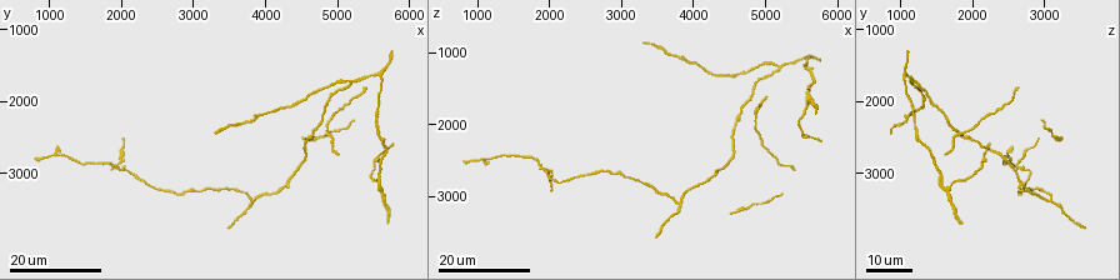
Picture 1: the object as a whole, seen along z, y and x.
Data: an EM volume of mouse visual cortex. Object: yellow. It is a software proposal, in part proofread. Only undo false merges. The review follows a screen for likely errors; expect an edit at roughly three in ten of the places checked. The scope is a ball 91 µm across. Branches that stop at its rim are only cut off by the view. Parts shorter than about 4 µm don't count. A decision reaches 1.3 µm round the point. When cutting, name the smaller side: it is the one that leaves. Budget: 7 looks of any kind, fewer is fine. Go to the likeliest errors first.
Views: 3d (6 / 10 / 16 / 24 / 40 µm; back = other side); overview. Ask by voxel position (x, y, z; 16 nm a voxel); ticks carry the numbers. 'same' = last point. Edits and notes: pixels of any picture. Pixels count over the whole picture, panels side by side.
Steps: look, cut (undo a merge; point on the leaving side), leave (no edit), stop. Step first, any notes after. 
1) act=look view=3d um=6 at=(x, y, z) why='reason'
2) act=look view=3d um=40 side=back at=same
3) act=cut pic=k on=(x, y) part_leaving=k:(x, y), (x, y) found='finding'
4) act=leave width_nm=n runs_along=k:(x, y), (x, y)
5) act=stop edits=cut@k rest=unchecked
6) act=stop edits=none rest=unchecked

act=look view=3d um=24 at=(1950, 2900, 2650) why='looks like a crossing'

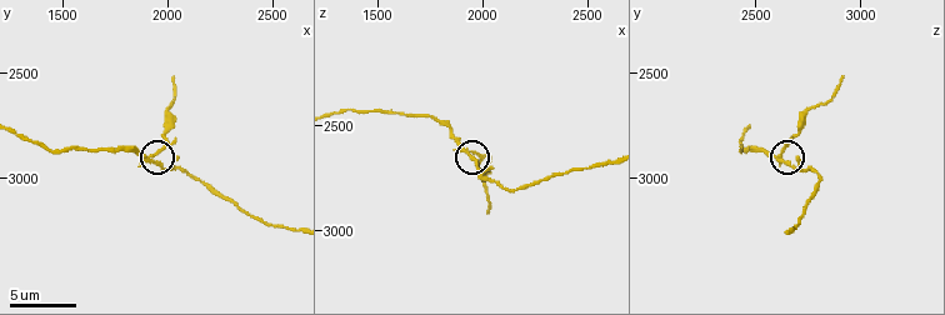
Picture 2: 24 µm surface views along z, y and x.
act=look view=3d um=10 at=(1940, 2880, 2620)

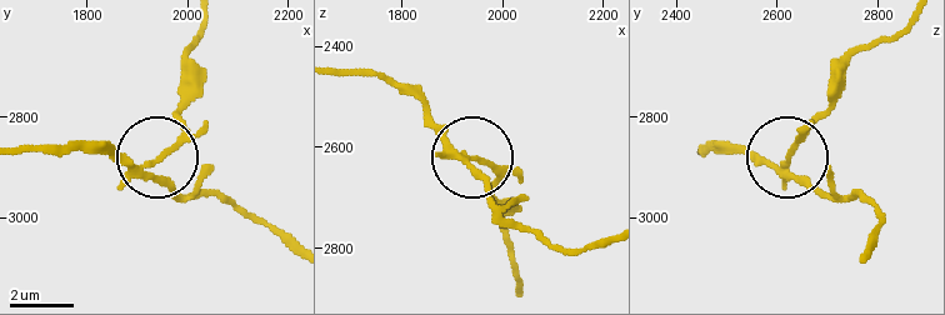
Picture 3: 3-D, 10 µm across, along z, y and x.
act=cut pic=3 on=(178, 149) side_arm_um=9 found='a second neuron is stuck on'

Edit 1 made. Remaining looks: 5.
act=look view=overview

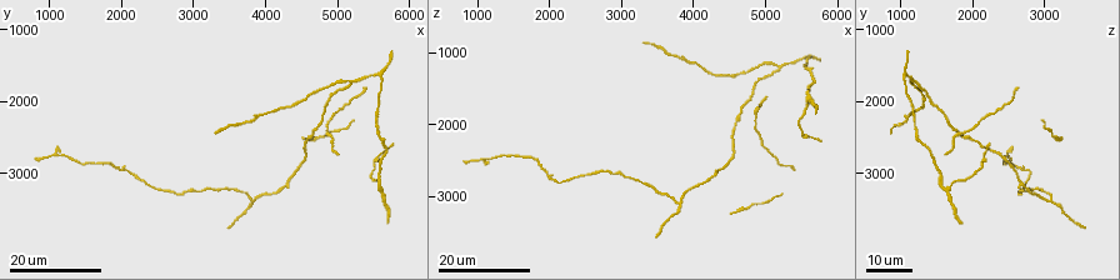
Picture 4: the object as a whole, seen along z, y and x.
act=look view=3d um=16 at=(3800, 3400, 3050)

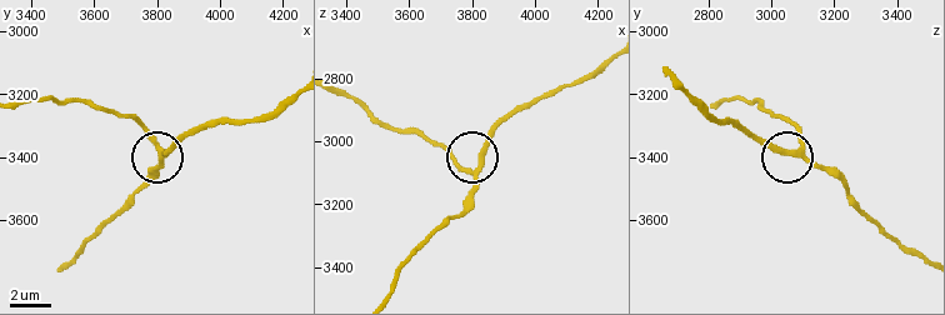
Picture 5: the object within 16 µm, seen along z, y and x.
act=look view=3d um=6 at=(3810, 3370, 3090) why='closer look'

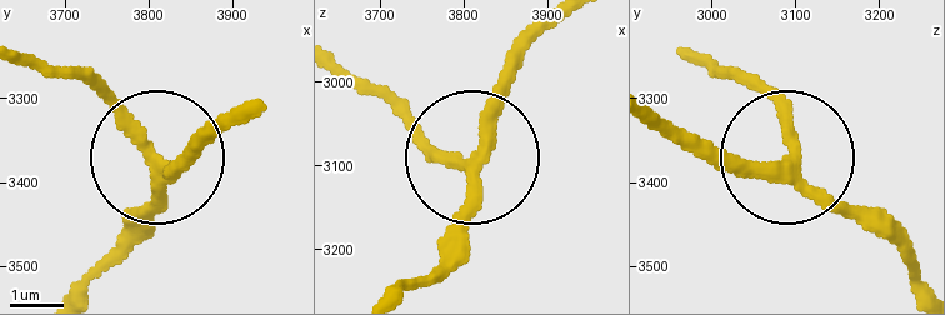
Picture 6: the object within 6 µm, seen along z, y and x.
act=leave width_nm=230 runs_along=6:(551, 29), (475, 150), (461, 254) found='one neuron here'

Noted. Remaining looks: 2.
act=look view=3d um=16 at=(5650, 3250, 1600) why='three arms meet'

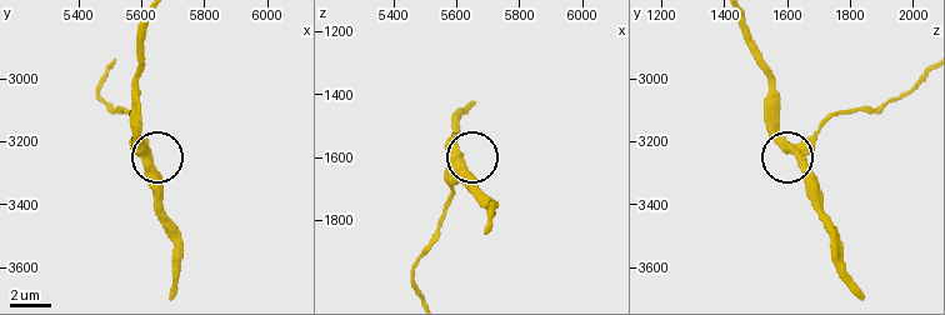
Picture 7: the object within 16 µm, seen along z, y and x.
act=look view=3d um=10 at=(5610, 3250, 1650)

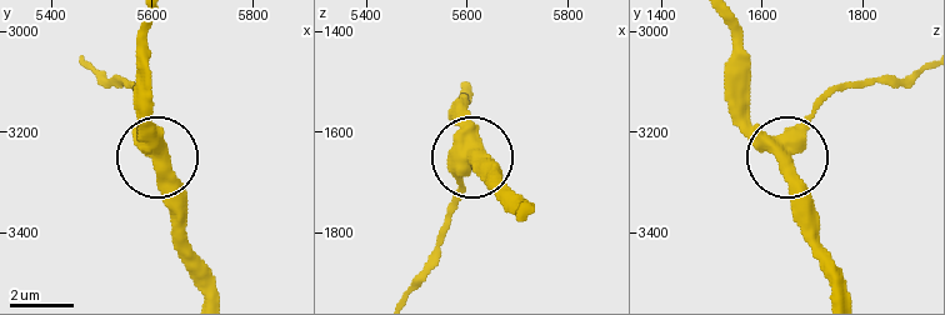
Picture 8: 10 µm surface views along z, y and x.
act=cut pic=8 on=(461, 183) part_leaving=8:(466, 148), (433, 266), (410, 290) found='two neurons meet here'

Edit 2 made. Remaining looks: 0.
act=stop edits=cut@3,cut@8 rest=unchecked

